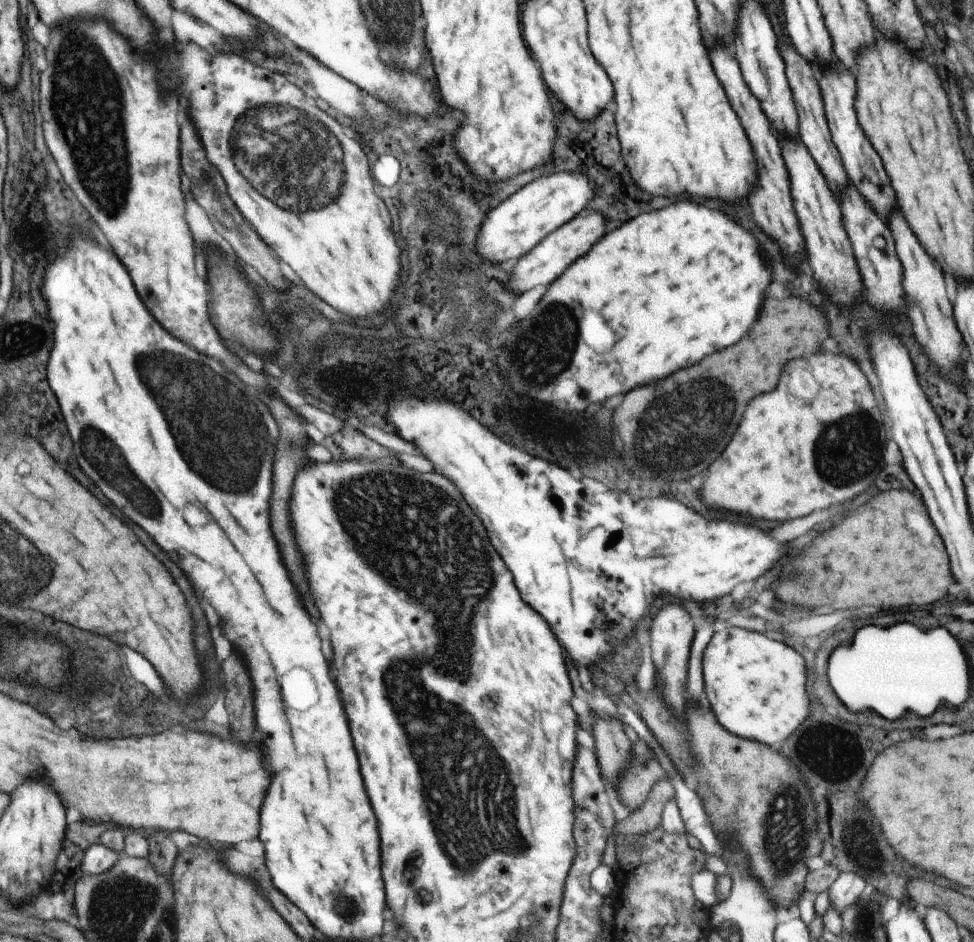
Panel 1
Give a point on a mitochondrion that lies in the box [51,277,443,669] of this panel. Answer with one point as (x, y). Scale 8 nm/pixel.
(116, 474)

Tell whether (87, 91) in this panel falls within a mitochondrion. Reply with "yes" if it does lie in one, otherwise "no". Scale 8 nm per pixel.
yes

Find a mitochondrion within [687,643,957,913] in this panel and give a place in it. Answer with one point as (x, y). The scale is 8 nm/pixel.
(785, 832)

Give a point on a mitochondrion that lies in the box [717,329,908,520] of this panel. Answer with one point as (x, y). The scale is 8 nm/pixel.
(847, 452)

